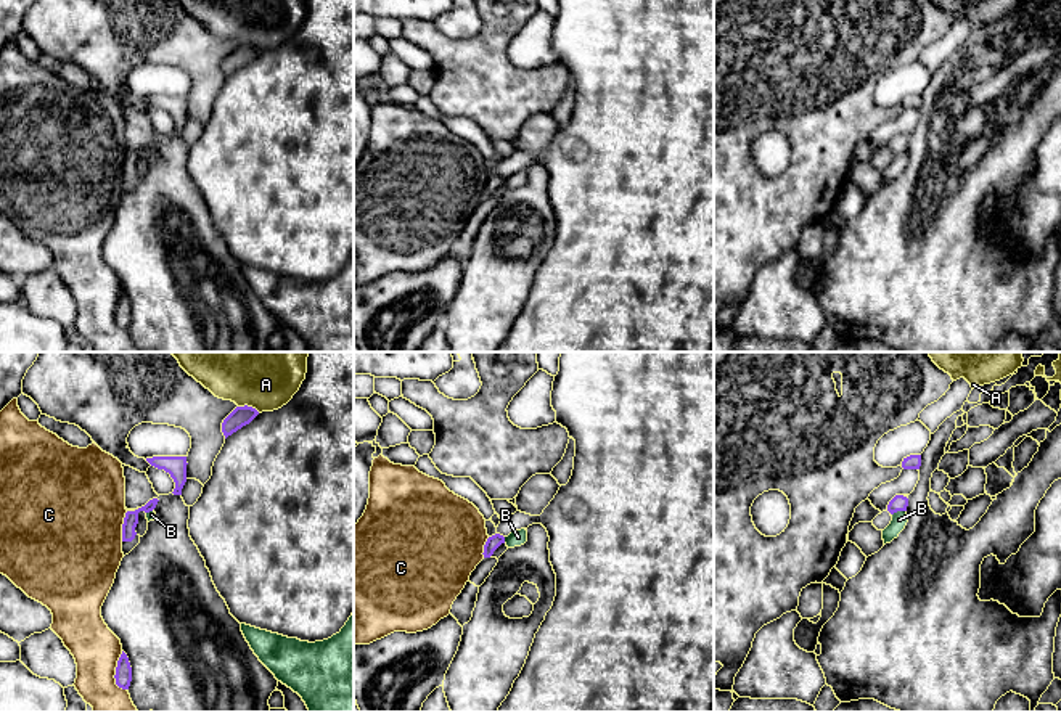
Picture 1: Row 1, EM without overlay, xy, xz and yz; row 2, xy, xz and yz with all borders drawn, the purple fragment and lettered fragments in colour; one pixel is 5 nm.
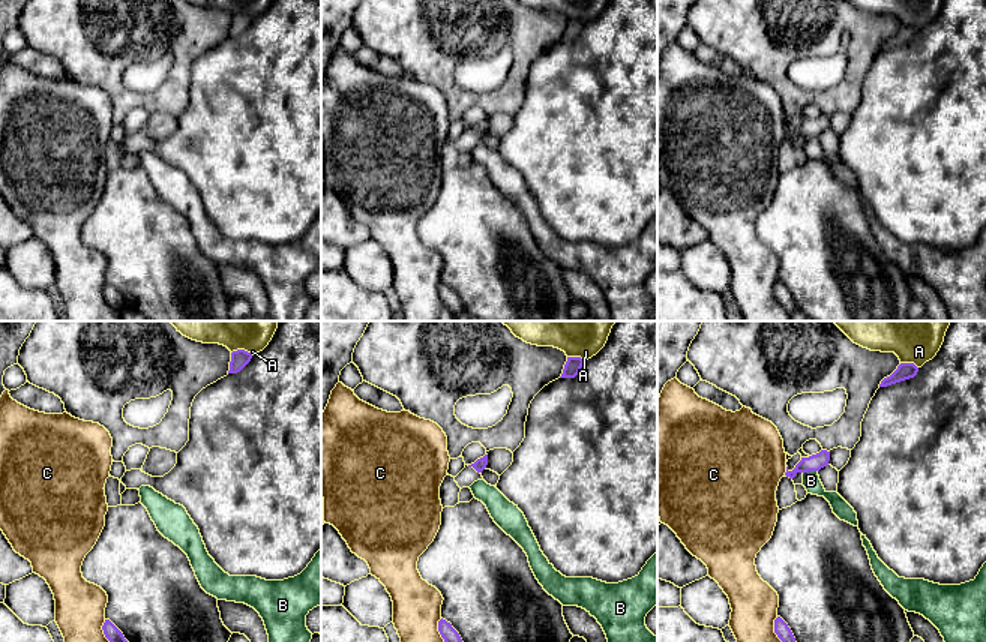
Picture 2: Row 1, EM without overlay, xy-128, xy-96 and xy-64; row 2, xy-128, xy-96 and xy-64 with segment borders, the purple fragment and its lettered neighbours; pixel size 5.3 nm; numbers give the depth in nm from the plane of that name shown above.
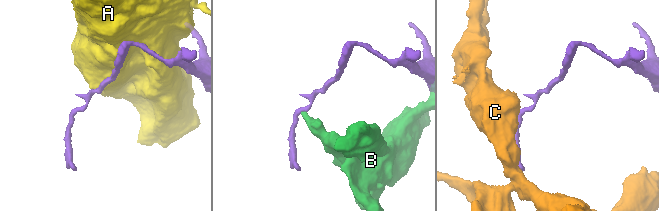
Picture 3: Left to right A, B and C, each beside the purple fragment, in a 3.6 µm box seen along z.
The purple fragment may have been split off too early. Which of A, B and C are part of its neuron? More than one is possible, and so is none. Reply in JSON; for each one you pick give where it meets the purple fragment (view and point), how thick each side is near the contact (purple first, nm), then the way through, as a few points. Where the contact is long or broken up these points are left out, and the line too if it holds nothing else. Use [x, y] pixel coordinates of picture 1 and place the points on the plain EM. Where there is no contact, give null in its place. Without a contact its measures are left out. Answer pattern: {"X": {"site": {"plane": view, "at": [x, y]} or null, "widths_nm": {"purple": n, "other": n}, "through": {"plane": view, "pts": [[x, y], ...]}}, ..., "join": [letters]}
{"join": []}

